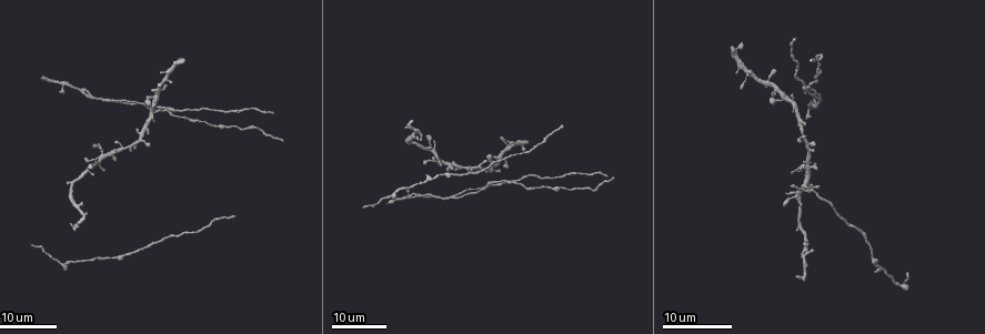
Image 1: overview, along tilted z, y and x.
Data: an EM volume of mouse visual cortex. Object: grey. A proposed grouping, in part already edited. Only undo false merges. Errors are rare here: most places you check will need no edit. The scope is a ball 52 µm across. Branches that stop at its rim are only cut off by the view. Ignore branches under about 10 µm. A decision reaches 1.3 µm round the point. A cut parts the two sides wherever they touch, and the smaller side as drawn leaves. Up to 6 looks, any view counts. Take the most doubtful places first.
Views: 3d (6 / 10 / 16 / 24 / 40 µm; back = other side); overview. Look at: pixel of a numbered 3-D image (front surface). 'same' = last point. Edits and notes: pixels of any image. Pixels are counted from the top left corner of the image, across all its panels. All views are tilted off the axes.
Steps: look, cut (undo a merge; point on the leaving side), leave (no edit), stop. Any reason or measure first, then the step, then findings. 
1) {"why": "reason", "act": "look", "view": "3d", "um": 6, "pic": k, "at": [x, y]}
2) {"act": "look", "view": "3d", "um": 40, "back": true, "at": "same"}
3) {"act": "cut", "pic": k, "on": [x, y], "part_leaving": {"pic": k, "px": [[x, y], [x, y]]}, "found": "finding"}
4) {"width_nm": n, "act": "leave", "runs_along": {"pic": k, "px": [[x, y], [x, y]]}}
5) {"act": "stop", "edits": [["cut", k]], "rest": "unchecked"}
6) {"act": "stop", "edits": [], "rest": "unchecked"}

{"why": "arms part here", "act": "look", "view": "3d", "um": 16, "pic": 1, "at": [166, 107]}

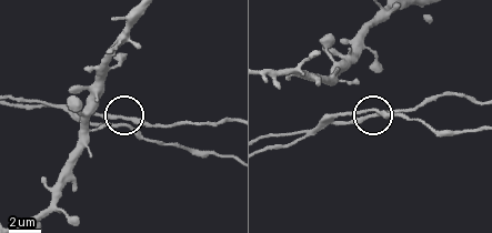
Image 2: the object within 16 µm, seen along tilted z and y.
{"act": "look", "view": "3d", "um": 10, "pic": 2, "at": [127, 117]}

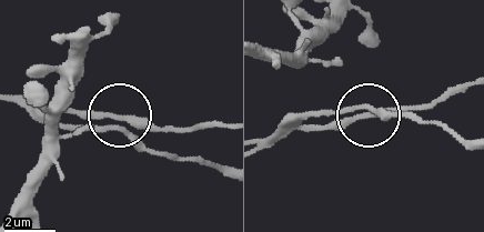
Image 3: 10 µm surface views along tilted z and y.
{"act": "leave", "found": "continuous, no second cell"}

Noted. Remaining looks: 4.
{"why": "two arms in line, one across", "act": "look", "view": "3d", "um": 16, "pic": 1, "at": [880, 270]}

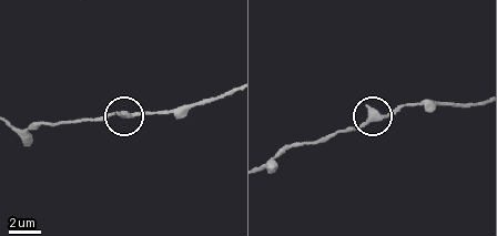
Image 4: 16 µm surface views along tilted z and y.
{"act": "look", "view": "3d", "um": 10, "pic": 4, "at": [123, 114]}

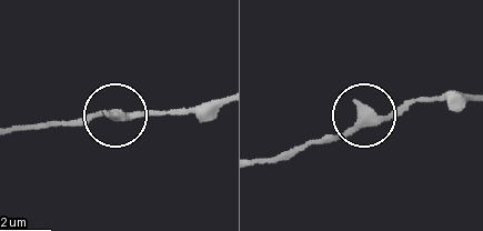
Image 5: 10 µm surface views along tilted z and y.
{"side_arm_um": 15, "act": "leave", "found": "one cell here"}

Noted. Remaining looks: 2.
{"why": "two arms at a narrow angle", "act": "look", "view": "3d", "um": 16, "pic": 1, "at": [140, 102]}

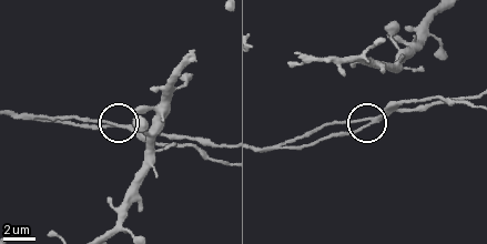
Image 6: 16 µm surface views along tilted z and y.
{"why": "closer look", "act": "look", "view": "3d", "um": 10, "pic": 6, "at": [126, 127]}

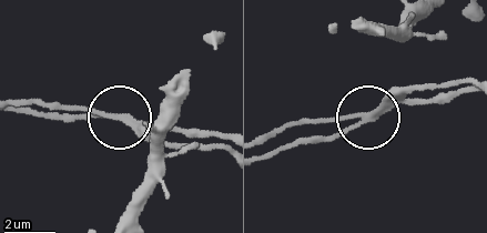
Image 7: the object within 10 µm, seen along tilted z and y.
{"act": "leave", "runs_along": {"pic": 7, "px": [[356, 27], [442, 34], [449, 82], [296, 122]]}, "found": "one cell here"}

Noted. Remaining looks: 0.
{"act": "stop", "edits": [], "rest": "unchecked"}

